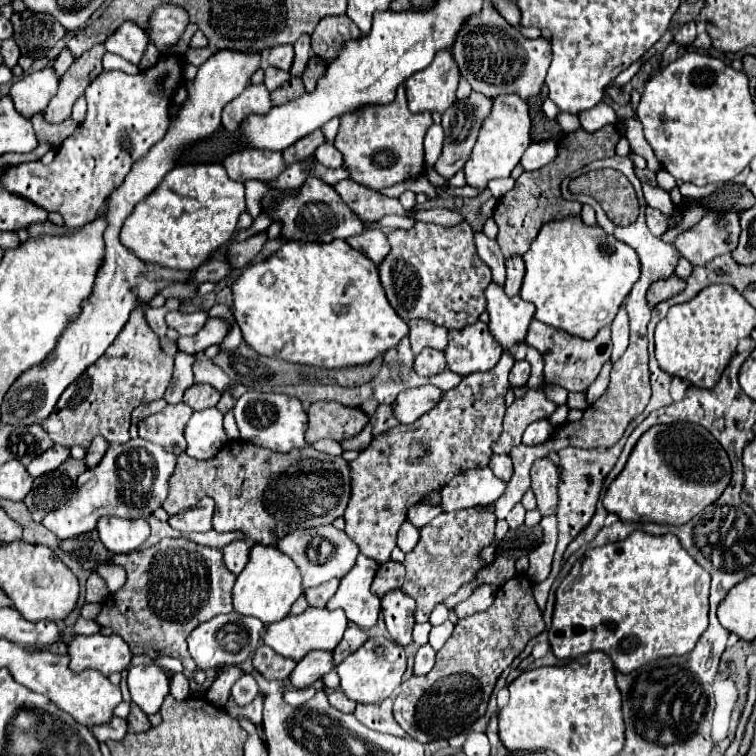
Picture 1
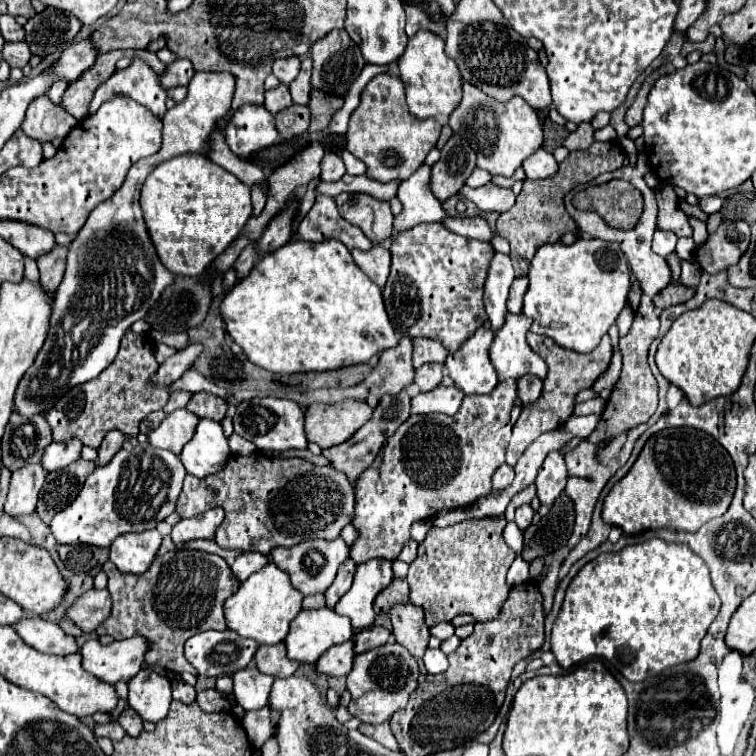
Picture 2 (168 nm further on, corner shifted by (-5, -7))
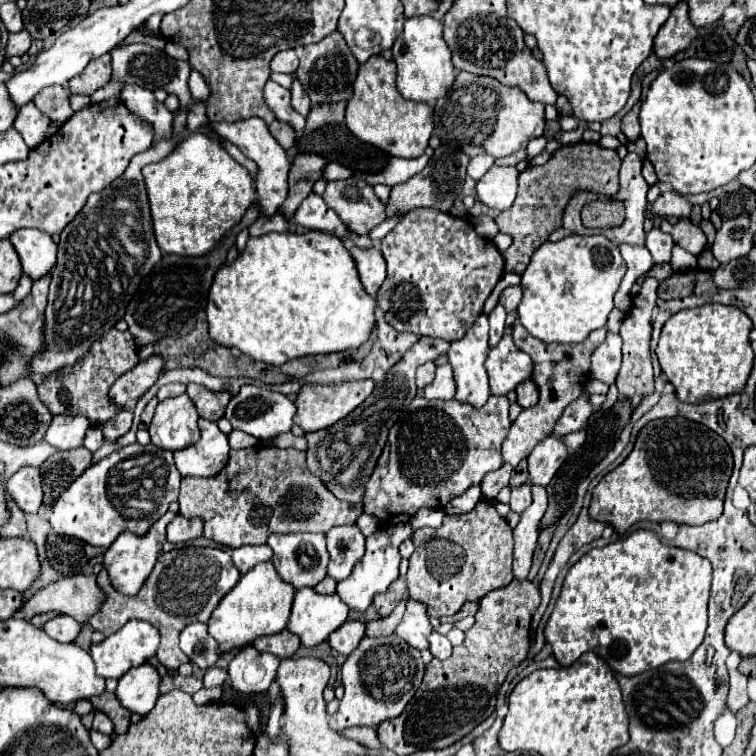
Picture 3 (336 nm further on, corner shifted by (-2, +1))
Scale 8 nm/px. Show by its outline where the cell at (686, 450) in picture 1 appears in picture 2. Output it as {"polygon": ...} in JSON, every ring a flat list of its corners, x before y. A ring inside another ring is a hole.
{"polygon":[[663,429,649,437,631,471,615,483,603,503,603,521,617,525,625,535,635,535,649,529,697,531,713,517,721,517,735,493,735,467,729,453,707,433,697,429]]}

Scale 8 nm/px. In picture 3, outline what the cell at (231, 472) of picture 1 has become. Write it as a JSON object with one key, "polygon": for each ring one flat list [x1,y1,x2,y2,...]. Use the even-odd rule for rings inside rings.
{"polygon":[[254,445,250,449,230,451,228,465,214,477,184,477,180,485,180,515,204,519,204,537,220,545,238,549,242,545,264,545,270,533,326,533,338,525,356,523,362,505,338,501,324,485,306,469,306,453,296,449,272,449]]}

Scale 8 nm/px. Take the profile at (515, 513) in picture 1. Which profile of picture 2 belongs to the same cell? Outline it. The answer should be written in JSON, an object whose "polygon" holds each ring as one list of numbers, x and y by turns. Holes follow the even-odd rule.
{"polygon":[[521,505,517,511,515,511,515,523,519,529,527,529,531,525,531,517,533,517,533,509,531,505]]}

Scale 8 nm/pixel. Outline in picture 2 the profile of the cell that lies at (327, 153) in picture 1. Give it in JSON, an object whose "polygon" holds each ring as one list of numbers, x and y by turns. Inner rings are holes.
{"polygon":[[327,151,321,161,321,179,323,181,339,181,345,175,345,163,335,151]]}

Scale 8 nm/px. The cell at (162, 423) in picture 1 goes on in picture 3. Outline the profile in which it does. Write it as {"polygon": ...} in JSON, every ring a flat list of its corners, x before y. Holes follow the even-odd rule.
{"polygon":[[178,395,158,403,154,419,150,423,152,445,168,451,178,451,194,445,200,437,198,411,190,397]]}

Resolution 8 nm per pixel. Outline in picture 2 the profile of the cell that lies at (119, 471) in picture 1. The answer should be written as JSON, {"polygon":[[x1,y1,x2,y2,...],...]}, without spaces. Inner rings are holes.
{"polygon":[[149,445,121,449,105,467,97,467,87,477,77,499,51,519,51,533,57,543,109,547,117,535,153,529,175,511,185,473,181,459,171,451]]}

